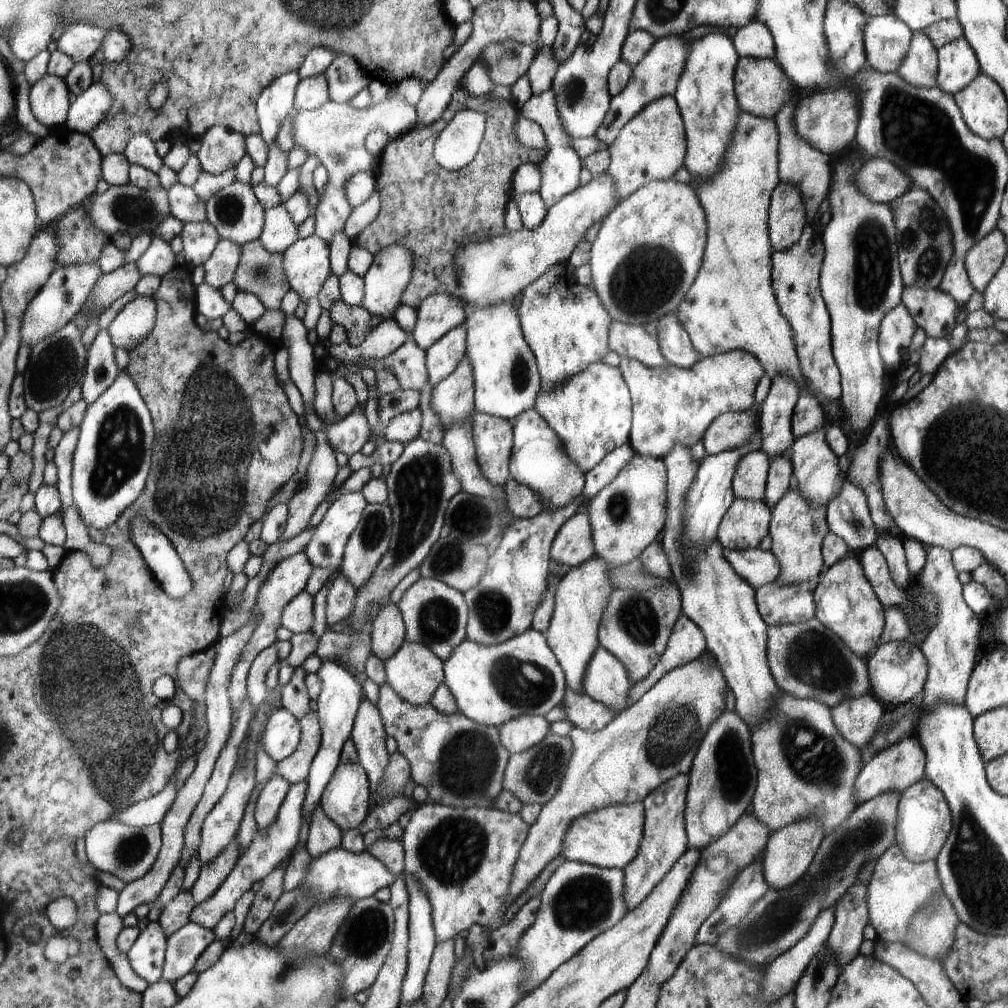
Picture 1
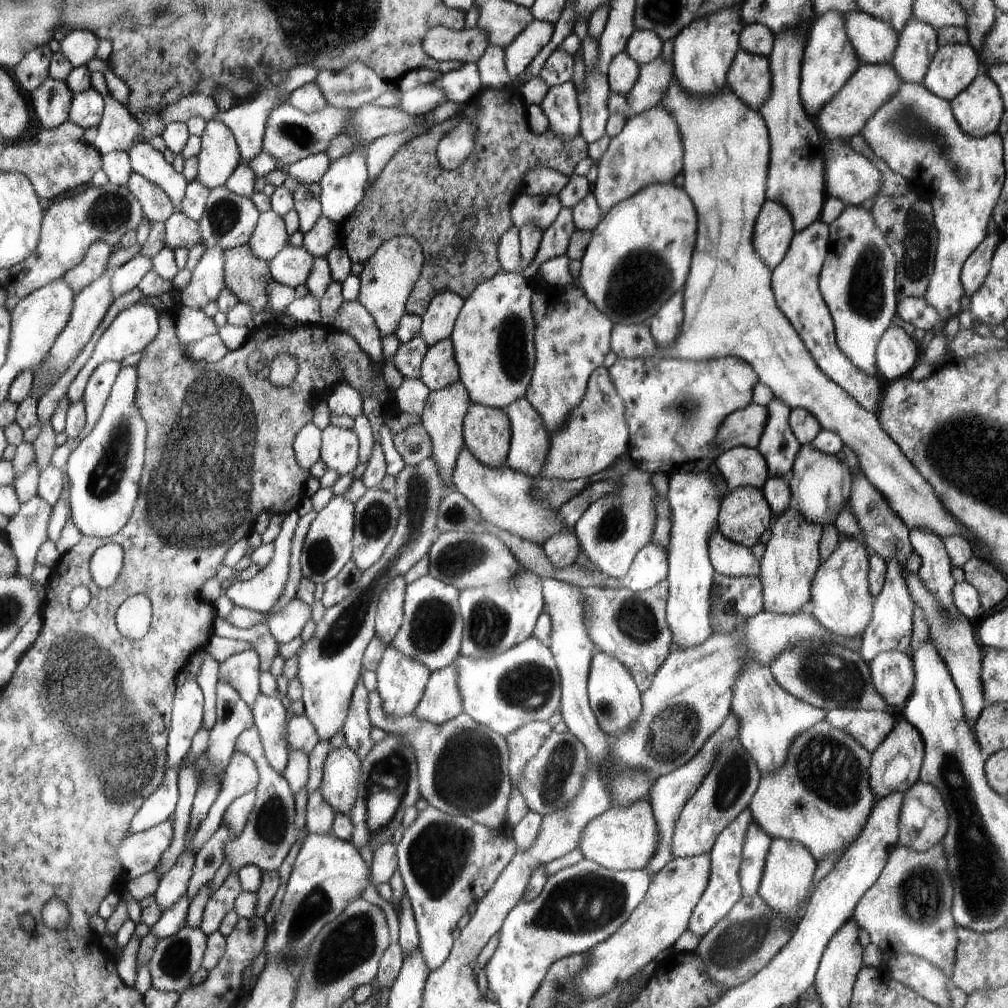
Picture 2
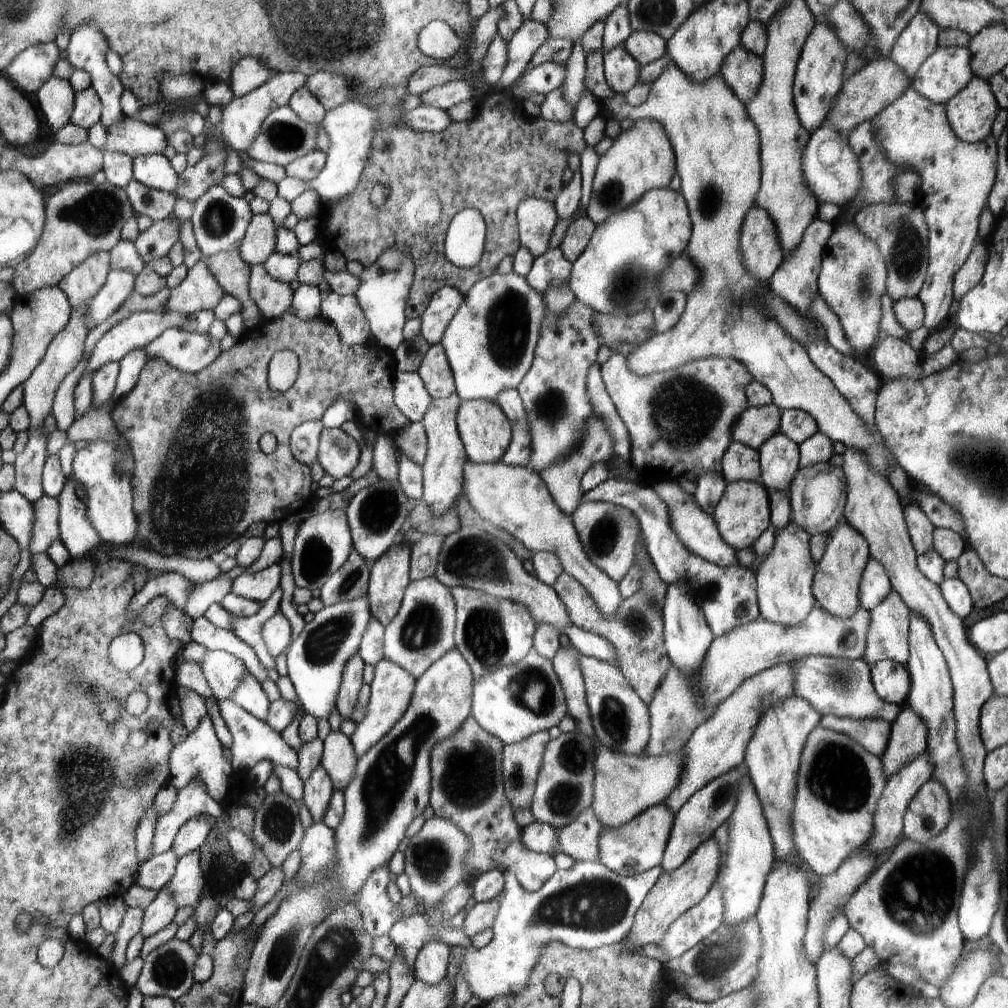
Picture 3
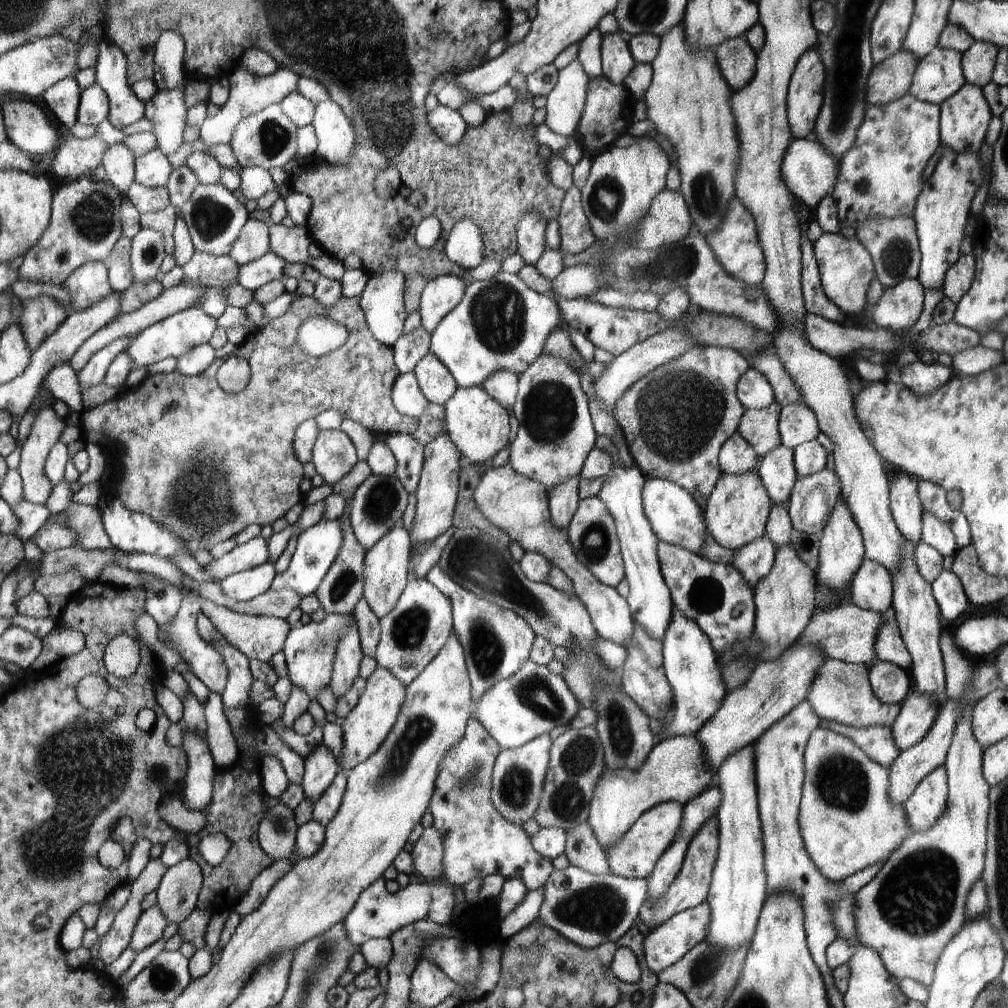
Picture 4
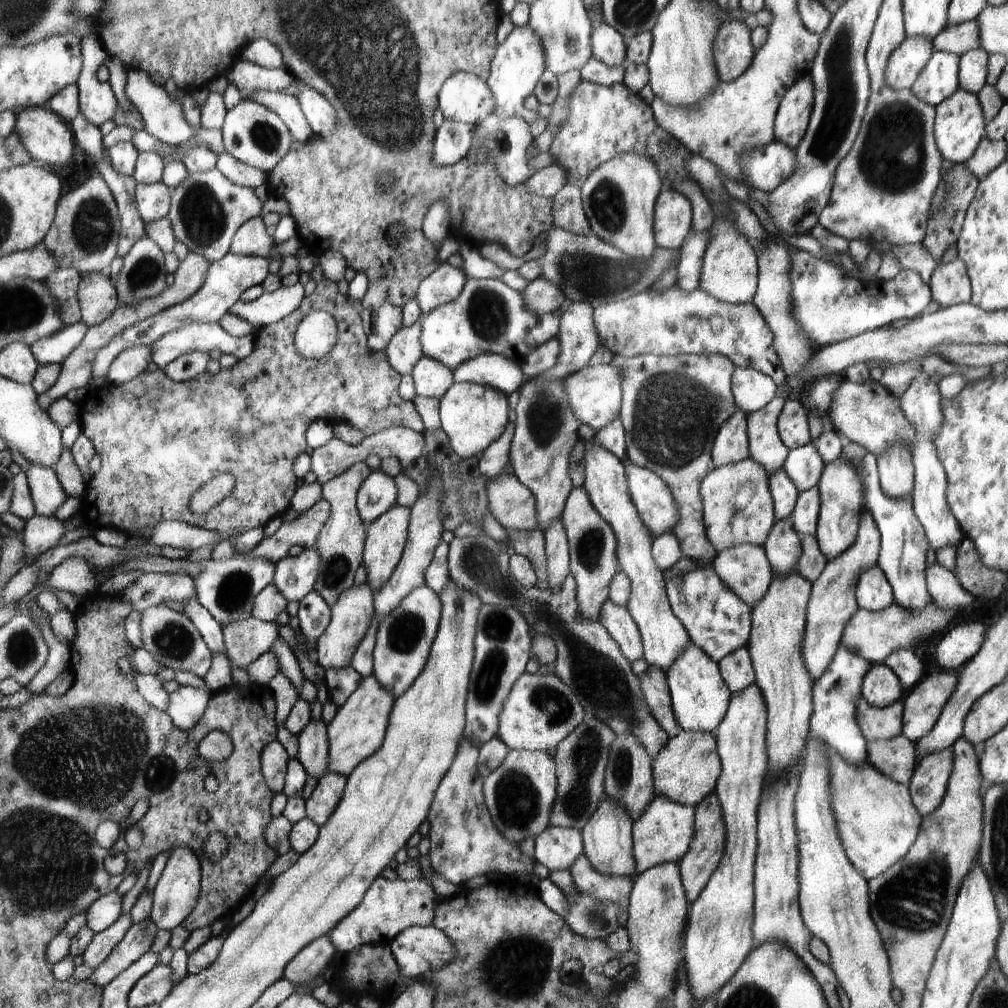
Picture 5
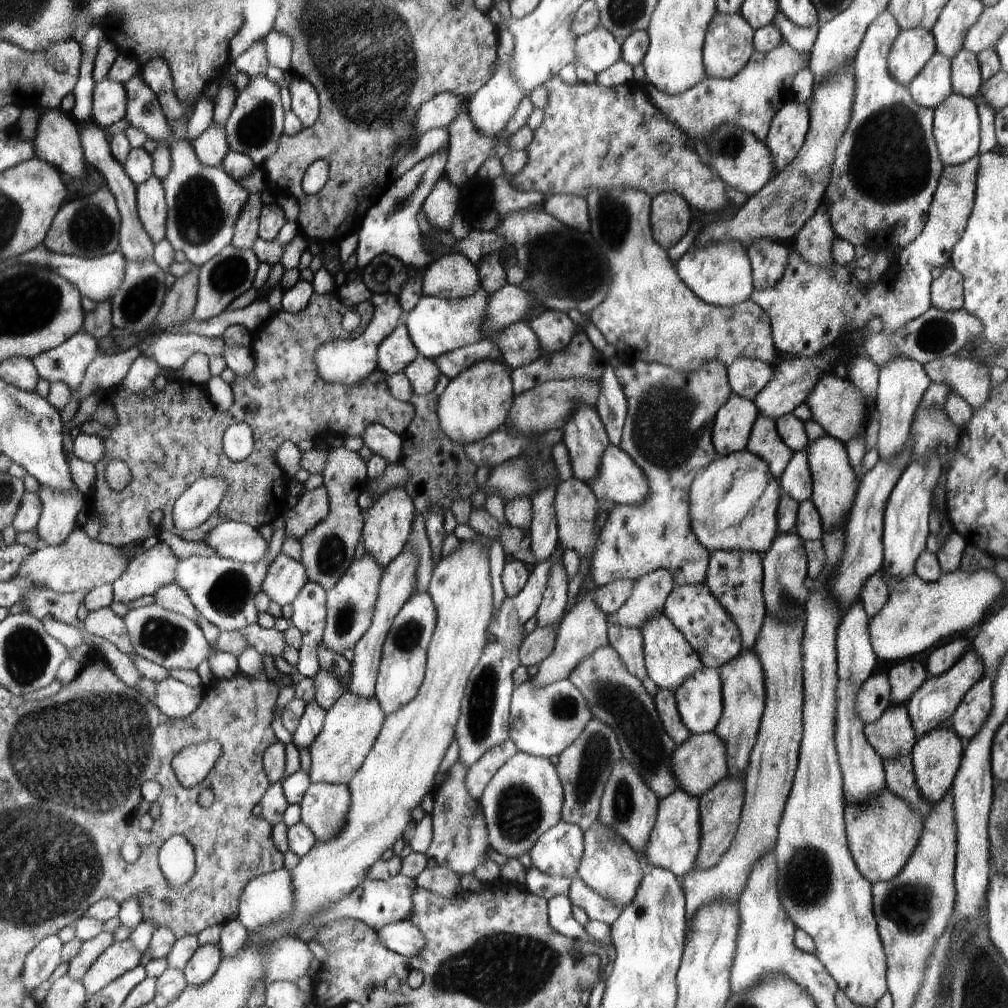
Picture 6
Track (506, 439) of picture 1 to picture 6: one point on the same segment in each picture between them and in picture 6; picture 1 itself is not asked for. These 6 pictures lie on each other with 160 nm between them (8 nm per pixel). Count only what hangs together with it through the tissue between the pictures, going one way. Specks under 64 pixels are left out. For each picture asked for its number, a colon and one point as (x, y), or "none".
2: (486, 431)
3: (484, 430)
4: (478, 425)
5: (472, 415)
6: (477, 402)

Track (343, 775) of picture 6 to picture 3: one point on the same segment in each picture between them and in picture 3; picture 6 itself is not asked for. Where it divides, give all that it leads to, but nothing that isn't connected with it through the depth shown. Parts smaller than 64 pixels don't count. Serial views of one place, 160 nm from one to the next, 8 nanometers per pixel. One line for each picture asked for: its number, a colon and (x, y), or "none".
3: (390, 697)
4: (366, 728)
5: (359, 727)

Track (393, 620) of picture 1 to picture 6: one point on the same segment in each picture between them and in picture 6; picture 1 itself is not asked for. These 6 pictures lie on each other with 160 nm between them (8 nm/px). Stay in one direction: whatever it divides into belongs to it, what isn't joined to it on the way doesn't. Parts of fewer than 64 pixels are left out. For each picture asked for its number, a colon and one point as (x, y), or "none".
2: (390, 609)
3: (389, 577)
4: (386, 571)
5: (386, 539)
6: (388, 525)

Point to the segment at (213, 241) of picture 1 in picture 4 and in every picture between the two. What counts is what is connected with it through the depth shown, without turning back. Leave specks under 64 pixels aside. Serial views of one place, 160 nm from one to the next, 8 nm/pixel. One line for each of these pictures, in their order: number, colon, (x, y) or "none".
2: (182, 232)
3: (159, 241)
4: (149, 252)

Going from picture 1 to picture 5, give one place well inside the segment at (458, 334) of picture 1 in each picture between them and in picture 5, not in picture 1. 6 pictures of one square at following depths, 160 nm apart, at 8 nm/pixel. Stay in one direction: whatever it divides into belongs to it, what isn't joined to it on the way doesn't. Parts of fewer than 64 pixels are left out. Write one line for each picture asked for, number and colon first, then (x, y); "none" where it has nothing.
2: (439, 369)
3: (435, 371)
4: (437, 384)
5: (431, 378)

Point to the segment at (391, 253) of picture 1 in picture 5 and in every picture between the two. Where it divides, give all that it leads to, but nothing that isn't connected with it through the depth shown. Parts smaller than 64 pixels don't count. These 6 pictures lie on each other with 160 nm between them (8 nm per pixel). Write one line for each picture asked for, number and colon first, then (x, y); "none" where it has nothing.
2: (387, 280)
3: (384, 288)
4: (382, 302)
5: (386, 321)

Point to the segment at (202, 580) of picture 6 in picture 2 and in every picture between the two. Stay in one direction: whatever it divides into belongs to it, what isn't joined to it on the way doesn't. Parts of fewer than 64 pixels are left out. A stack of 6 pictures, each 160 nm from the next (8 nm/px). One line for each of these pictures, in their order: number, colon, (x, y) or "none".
2: (259, 594)
3: (259, 587)
4: (242, 586)
5: (227, 587)

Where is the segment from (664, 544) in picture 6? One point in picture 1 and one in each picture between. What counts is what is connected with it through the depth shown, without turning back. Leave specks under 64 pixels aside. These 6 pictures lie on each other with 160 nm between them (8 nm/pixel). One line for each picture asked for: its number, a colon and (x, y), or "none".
1: (672, 405)
2: (674, 416)
3: (680, 422)
4: (675, 421)
5: (673, 407)

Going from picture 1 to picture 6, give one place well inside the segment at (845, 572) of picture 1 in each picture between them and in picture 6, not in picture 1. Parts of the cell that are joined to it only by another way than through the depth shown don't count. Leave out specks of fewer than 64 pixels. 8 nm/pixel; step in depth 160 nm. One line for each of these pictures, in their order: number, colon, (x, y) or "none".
2: (841, 601)
3: (837, 584)
4: (841, 550)
5: (841, 490)
6: (836, 483)

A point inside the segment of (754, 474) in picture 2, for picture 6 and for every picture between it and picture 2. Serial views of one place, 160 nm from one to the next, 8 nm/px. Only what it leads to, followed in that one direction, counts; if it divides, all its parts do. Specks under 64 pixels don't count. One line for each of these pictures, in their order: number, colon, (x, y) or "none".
3: (741, 463)
4: (738, 456)
5: (732, 444)
6: (734, 421)

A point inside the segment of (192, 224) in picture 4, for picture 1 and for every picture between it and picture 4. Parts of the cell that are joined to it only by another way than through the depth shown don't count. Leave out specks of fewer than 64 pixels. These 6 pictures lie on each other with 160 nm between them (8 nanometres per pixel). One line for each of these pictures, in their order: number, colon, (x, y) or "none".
1: (237, 215)
2: (229, 220)
3: (220, 221)

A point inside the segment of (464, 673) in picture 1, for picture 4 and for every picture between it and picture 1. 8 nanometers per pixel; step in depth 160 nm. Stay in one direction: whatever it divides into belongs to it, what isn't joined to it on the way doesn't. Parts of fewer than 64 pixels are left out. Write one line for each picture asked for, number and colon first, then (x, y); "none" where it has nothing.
2: (505, 693)
3: (521, 698)
4: (534, 701)

